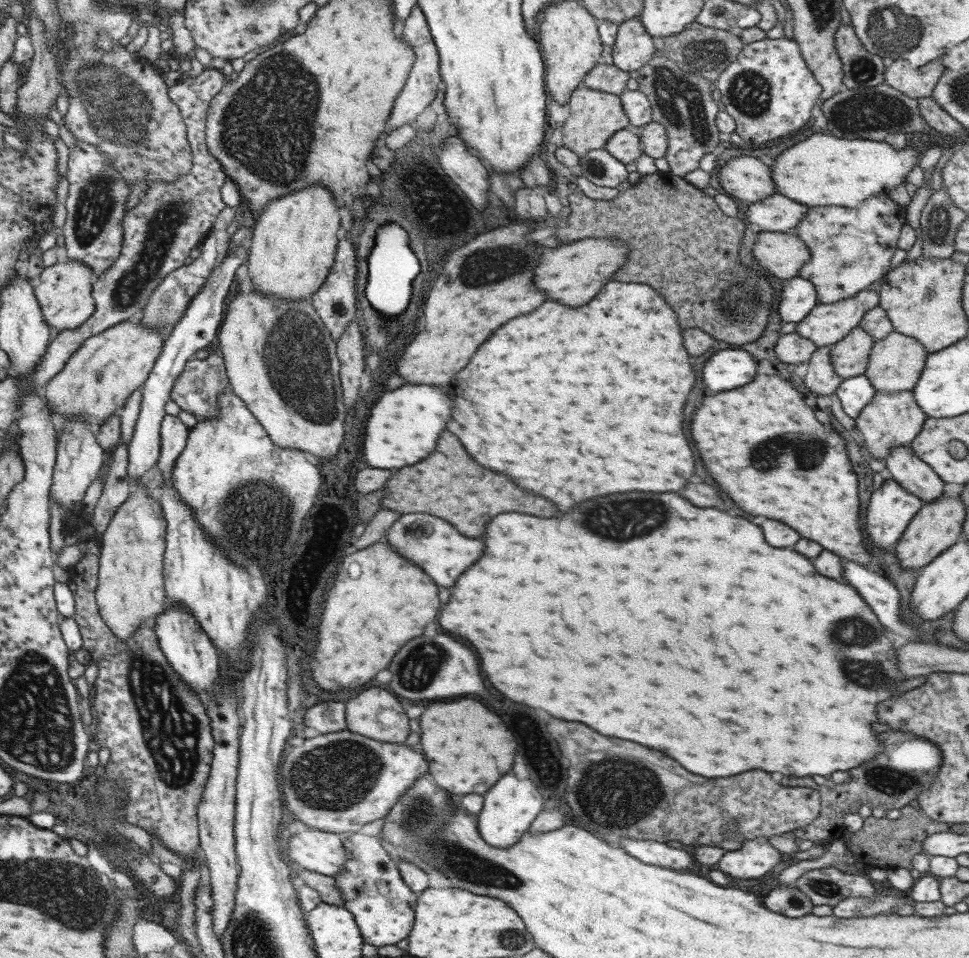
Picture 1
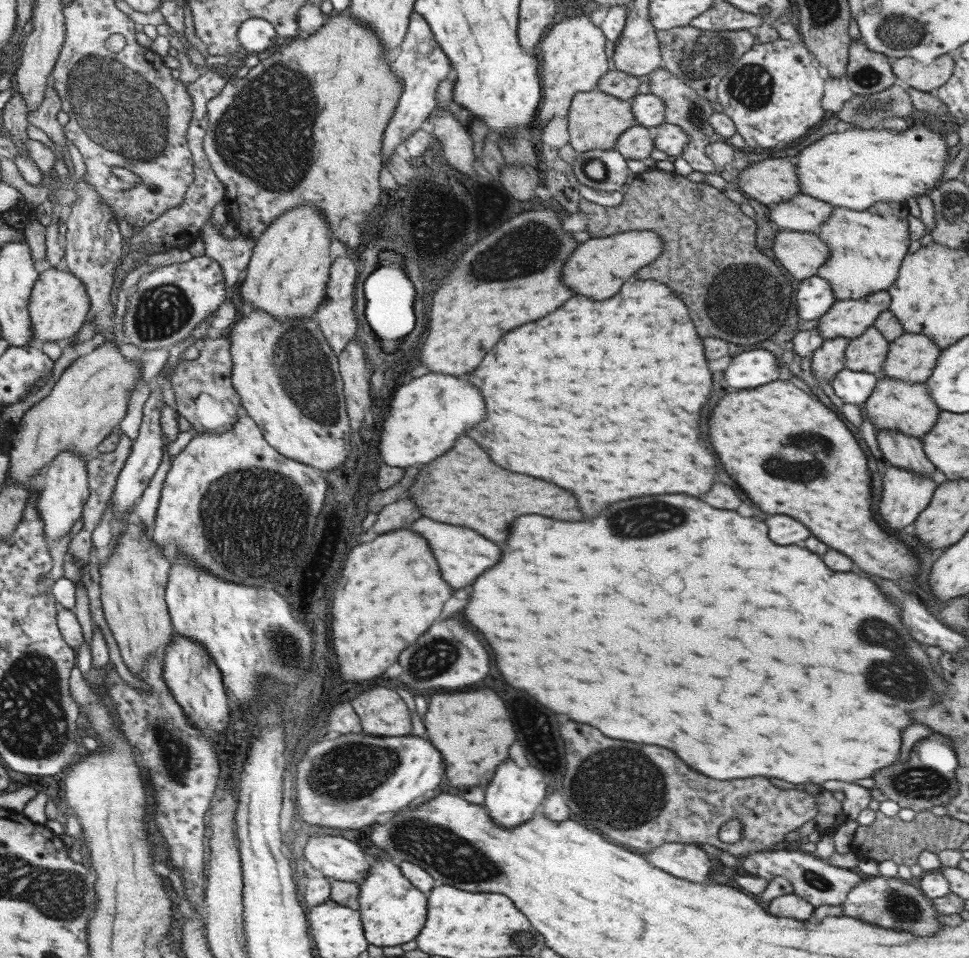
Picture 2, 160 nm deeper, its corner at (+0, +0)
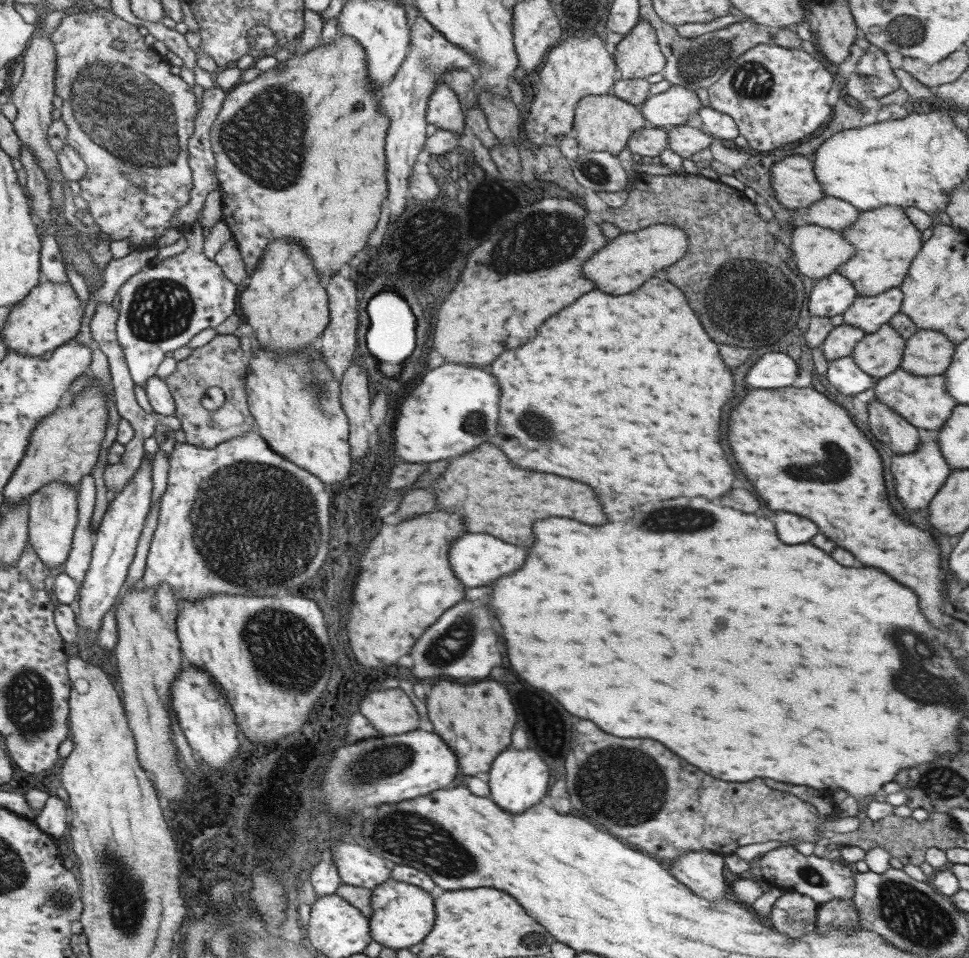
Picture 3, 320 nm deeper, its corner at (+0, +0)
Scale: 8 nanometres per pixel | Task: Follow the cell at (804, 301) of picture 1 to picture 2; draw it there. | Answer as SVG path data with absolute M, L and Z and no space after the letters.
M810 276L801 281L794 291L797 316L801 320L815 320L823 316L836 301L825 279Z

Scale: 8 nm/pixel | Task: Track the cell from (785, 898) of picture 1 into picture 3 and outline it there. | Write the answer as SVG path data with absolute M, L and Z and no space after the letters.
M784 892L773 902L769 912L771 926L789 936L797 938L815 928L817 903L798 892Z

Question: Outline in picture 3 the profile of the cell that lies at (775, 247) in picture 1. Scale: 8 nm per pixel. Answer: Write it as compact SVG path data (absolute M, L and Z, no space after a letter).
M807 224L793 229L788 248L797 274L817 280L835 273L855 252L841 231Z

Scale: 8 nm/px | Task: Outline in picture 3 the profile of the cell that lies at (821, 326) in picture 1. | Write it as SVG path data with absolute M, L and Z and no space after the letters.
M899 287L875 296L857 296L842 312L843 323L860 328L864 333L875 332L900 311L902 298Z

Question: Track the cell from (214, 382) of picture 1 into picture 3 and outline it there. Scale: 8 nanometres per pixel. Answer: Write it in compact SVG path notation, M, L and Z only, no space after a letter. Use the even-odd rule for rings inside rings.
M235 334L215 335L205 345L194 348L185 359L177 361L174 373L164 379L174 402L175 411L172 415L180 422L185 443L199 448L213 448L235 436L255 430L254 420L247 408L244 389L246 368L241 356L243 351ZM211 386L220 388L225 398L216 411L202 408L199 403L199 399L205 396L205 390Z

